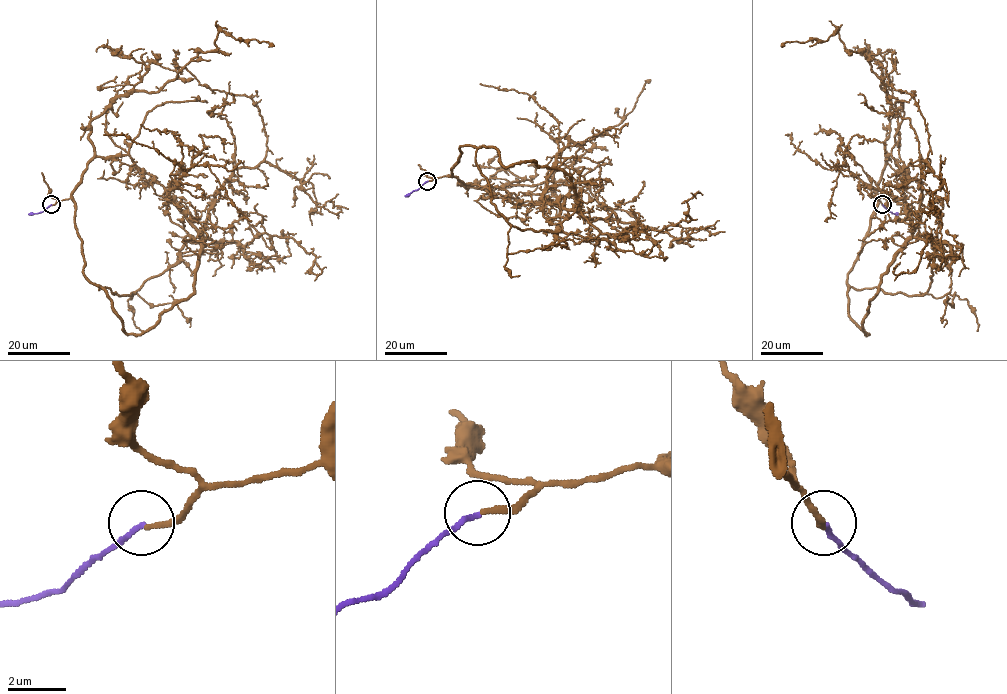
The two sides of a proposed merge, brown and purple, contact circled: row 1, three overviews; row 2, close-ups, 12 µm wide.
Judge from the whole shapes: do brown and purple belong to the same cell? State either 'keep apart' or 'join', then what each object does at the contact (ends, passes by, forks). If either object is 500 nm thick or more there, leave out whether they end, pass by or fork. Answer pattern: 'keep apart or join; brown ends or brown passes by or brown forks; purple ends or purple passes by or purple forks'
keep apart; brown ends; purple ends

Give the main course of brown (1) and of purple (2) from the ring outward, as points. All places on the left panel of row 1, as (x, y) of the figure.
1: (51, 205), (95, 157), (128, 155), (201, 230), (231, 174), (264, 159), (256, 104), (201, 85), (177, 57)
2: (51, 204), (40, 213), (28, 214)

